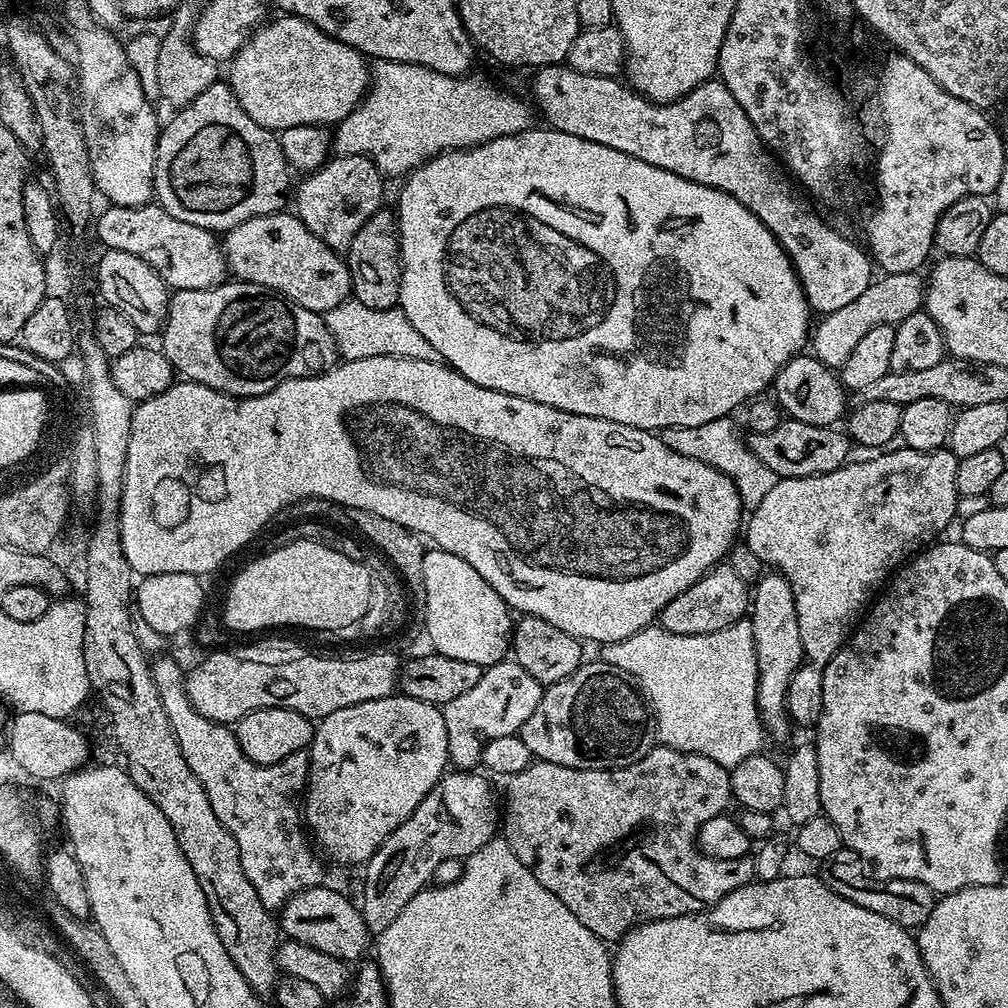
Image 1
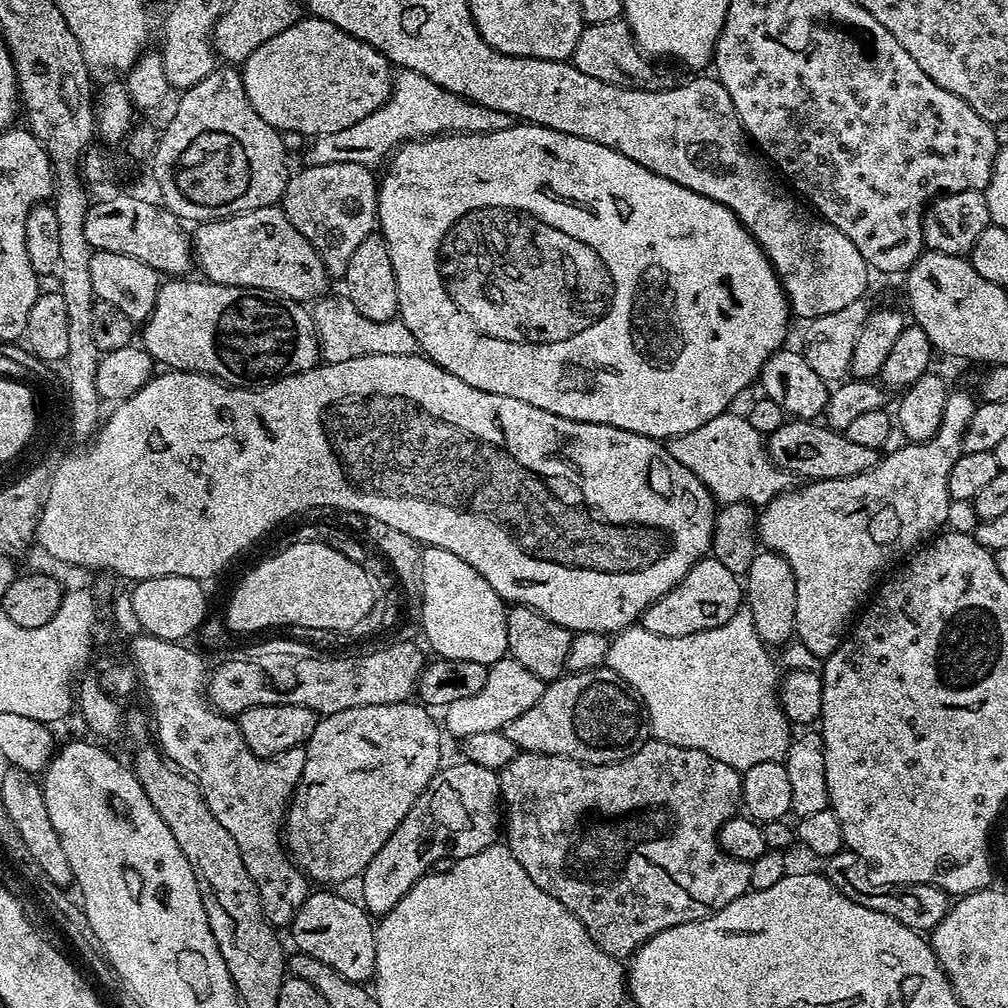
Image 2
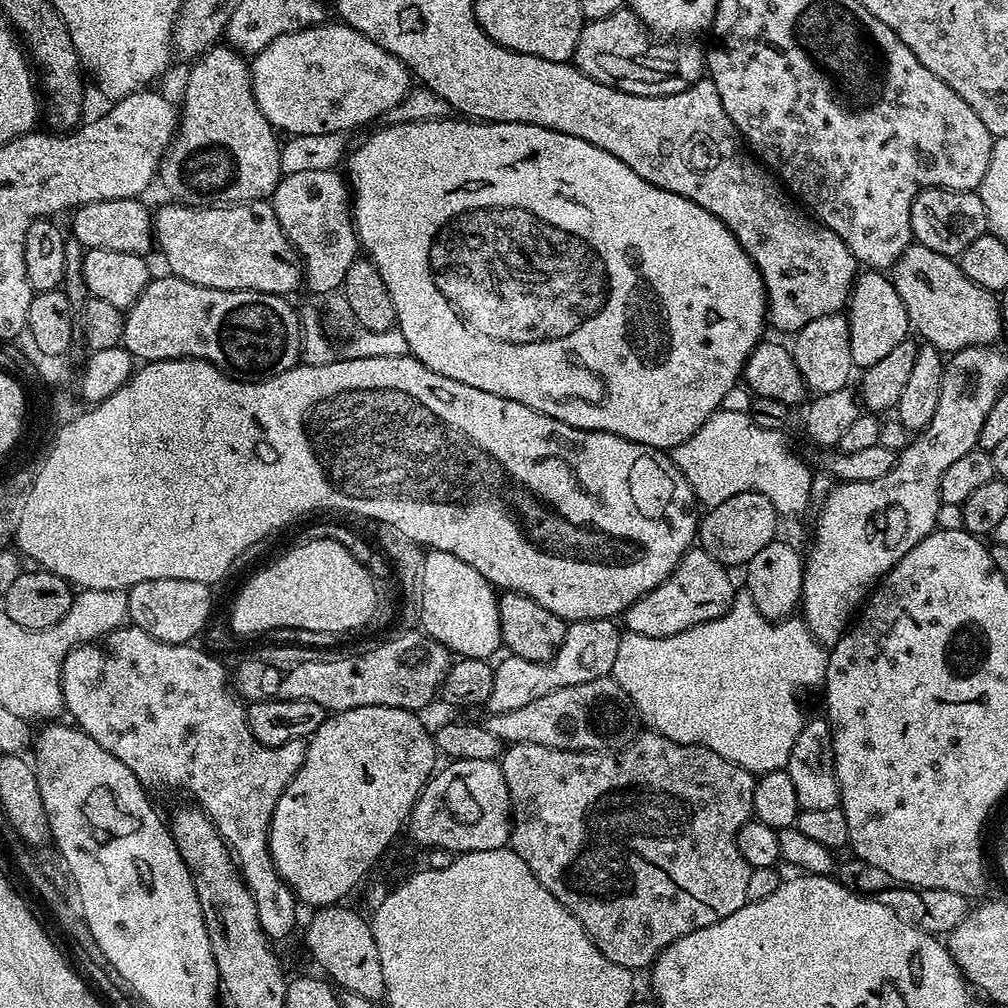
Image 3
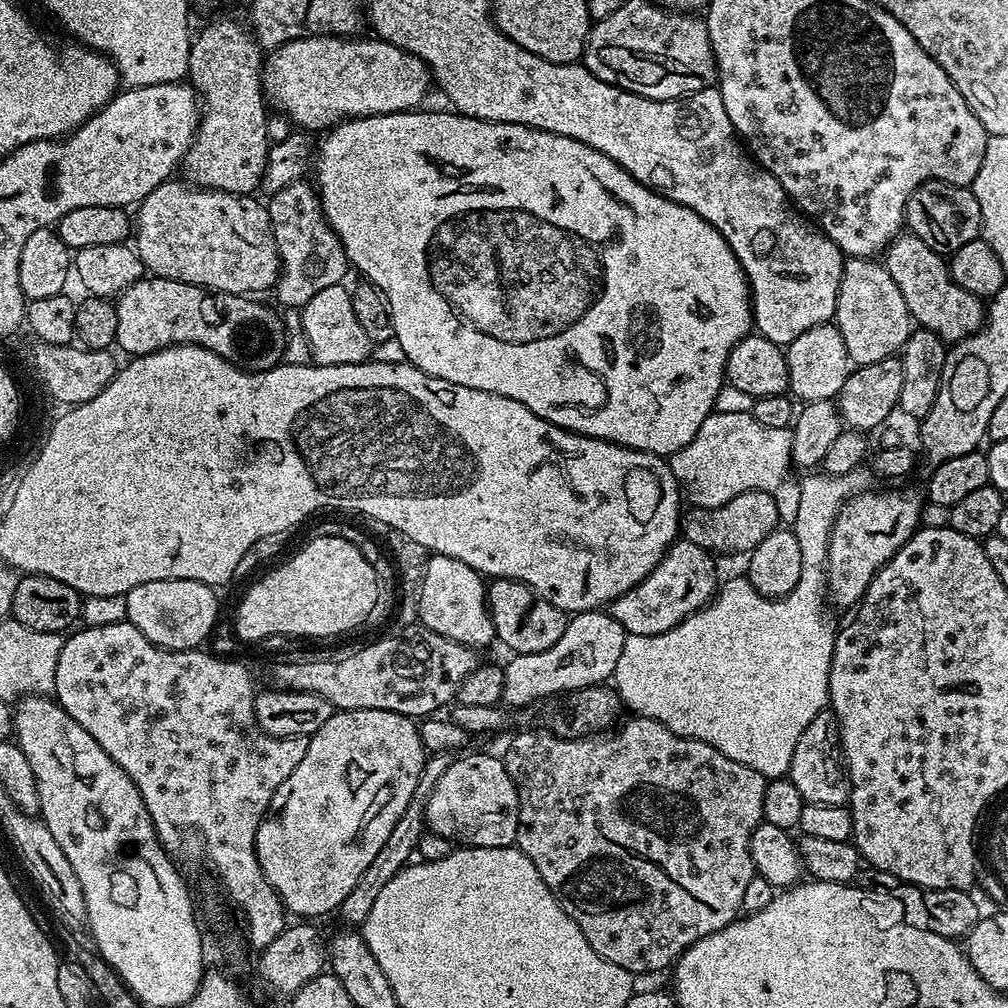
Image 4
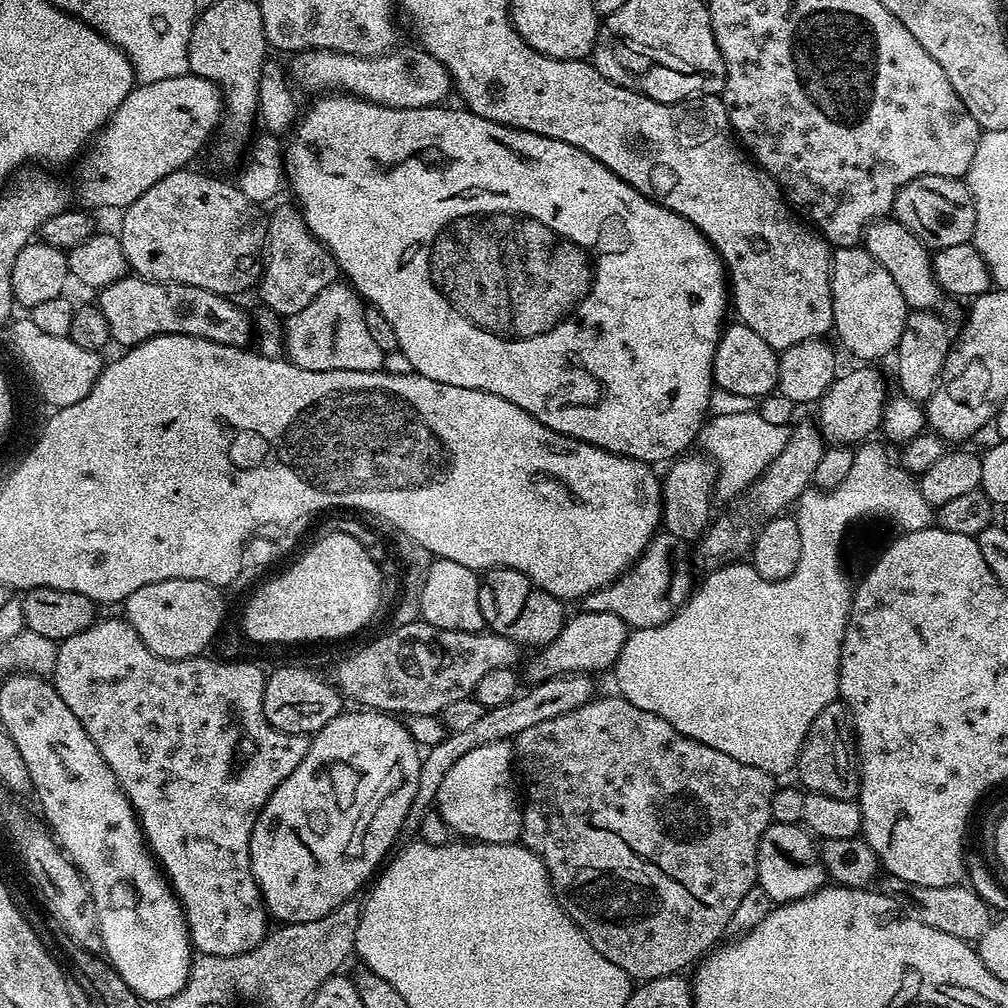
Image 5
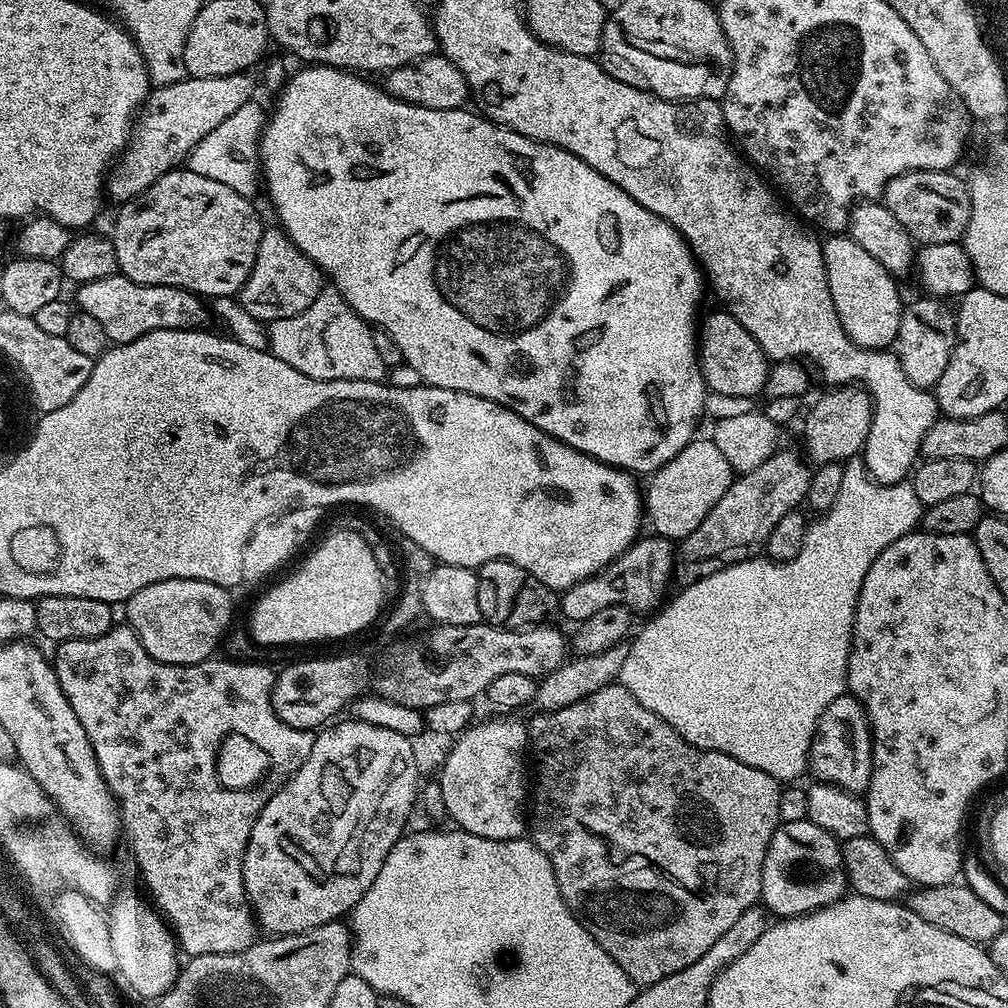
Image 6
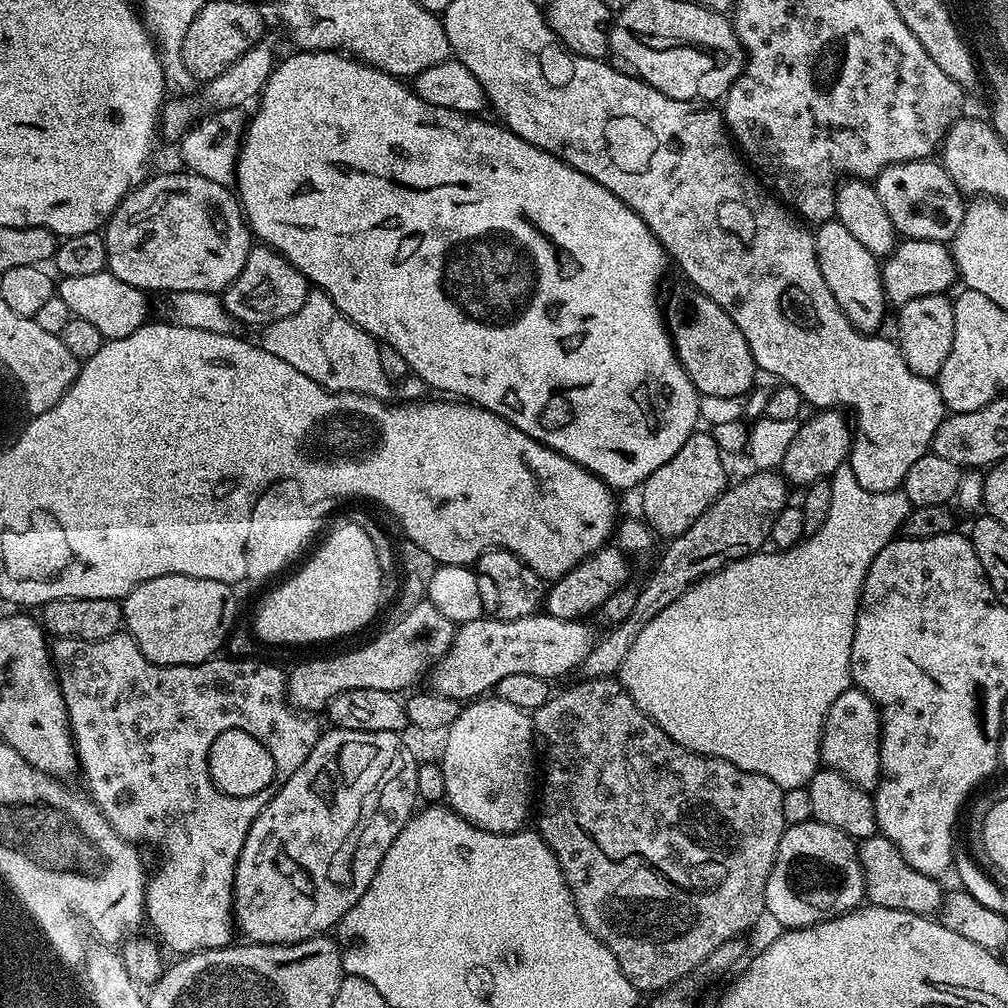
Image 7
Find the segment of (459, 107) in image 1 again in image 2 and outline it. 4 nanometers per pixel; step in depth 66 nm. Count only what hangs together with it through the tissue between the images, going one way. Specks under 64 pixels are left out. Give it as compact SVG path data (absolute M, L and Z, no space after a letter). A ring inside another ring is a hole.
M397 71L392 78L392 95L388 101L374 114L366 114L362 122L354 122L354 126L346 126L346 130L338 130L329 136L319 137L315 141L316 148L308 152L306 158L308 164L329 164L330 162L358 162L369 166L383 165L391 157L392 153L409 140L419 140L429 136L438 136L449 132L493 132L507 128L510 118L501 112L495 112L484 108L480 104L474 104L471 100L465 100L462 96L455 96L450 90L442 90L430 78L426 78L417 72Z

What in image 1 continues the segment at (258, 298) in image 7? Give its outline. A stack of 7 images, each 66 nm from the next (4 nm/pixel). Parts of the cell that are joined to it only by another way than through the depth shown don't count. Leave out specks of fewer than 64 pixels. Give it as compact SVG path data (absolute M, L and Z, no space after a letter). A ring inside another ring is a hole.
M350 154L333 155L315 172L303 177L300 185L294 188L294 214L326 246L344 254L354 240L363 223L382 208L380 199L384 196L385 177L380 175L378 166L374 166L372 157Z

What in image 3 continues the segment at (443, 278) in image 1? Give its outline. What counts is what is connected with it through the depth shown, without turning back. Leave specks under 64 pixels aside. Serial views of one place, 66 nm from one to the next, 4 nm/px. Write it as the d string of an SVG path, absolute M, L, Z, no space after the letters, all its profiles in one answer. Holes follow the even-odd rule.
M441 118L438 120L401 120L399 122L388 122L385 128L380 128L377 132L372 132L356 149L349 151L346 156L346 179L350 185L350 203L352 206L352 218L356 225L356 238L361 249L366 251L367 259L375 264L378 273L382 276L382 281L386 284L390 298L393 300L396 311L396 323L402 335L408 343L408 351L411 355L430 370L442 374L446 378L454 378L454 382L462 382L466 386L474 386L478 390L486 390L486 394L498 394L502 398L510 398L514 402L522 402L522 406L530 406L535 412L546 414L558 422L566 422L575 428L585 428L591 432L609 432L618 434L630 442L645 444L651 448L661 450L671 450L678 447L694 430L706 422L720 408L722 398L731 388L737 387L738 381L744 375L744 363L748 360L749 354L755 350L757 344L761 343L760 336L766 329L768 318L768 296L764 293L764 283L760 277L760 271L754 266L754 262L742 250L738 238L734 238L731 230L725 226L721 220L710 210L698 206L690 198L682 194L674 194L670 190L662 190L646 178L638 178L626 162L614 158L606 150L598 150L590 142L582 138L574 138L574 134L562 134L558 130L546 130L546 126L534 126L533 124L519 124L518 122L481 122L471 118L455 118L448 120Z

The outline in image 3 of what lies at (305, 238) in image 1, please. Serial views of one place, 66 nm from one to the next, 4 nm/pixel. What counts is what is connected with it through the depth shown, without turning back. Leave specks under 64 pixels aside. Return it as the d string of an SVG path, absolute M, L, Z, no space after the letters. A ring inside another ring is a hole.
M268 200L223 206L167 203L155 209L154 240L171 275L223 292L246 290L283 297L305 283L304 261L278 226L278 214Z

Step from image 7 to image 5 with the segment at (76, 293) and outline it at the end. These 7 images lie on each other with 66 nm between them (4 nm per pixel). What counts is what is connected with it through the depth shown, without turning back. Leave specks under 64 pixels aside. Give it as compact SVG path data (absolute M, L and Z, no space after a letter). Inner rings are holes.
M129 274L99 289L98 296L98 306L102 314L106 314L112 340L120 343L119 347L124 350L166 334L197 336L235 348L245 347L249 343L247 340L251 341L254 336L254 325L249 313L244 313L236 305L235 299L202 290L198 286L163 284Z

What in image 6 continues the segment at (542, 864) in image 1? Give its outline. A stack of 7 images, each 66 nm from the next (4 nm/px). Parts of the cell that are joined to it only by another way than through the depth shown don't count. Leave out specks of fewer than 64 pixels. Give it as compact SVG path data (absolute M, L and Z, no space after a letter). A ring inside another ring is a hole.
M619 682L610 686L602 686L602 690L594 690L594 694L586 694L586 698L582 698L580 702L574 702L572 706L562 706L562 710L536 714L532 724L527 725L527 732L530 760L531 763L532 760L536 763L536 785L532 784L530 788L530 839L533 844L538 846L538 850L542 850L542 854L546 854L546 858L550 858L554 878L558 878L558 890L568 909L582 921L584 929L592 935L594 942L598 942L598 946L602 946L602 950L606 950L606 954L610 954L610 958L614 958L614 962L618 962L618 966L622 966L624 973L637 986L662 982L662 978L670 978L670 974L678 974L678 970L686 970L686 966L690 966L690 962L698 962L698 958L702 958L702 954L706 954L706 950L710 950L710 946L714 946L714 942L718 942L718 938L722 938L722 934L726 934L726 930L730 930L730 926L734 922L738 922L738 918L742 918L742 914L746 910L757 907L758 901L761 899L762 866L766 858L766 850L770 846L770 838L774 834L774 830L782 823L778 814L778 798L782 791L781 781L770 778L770 774L766 774L762 770L754 770L754 766L746 766L746 762L738 762L738 758L730 758L730 754L711 752L705 748L695 748L694 745L687 744L676 733L674 726L670 726L662 718L658 718L658 714L654 714L654 710L646 710L646 706L642 706L642 702L638 702L638 698L634 698L634 694L630 694L630 690L626 690L626 686Z

